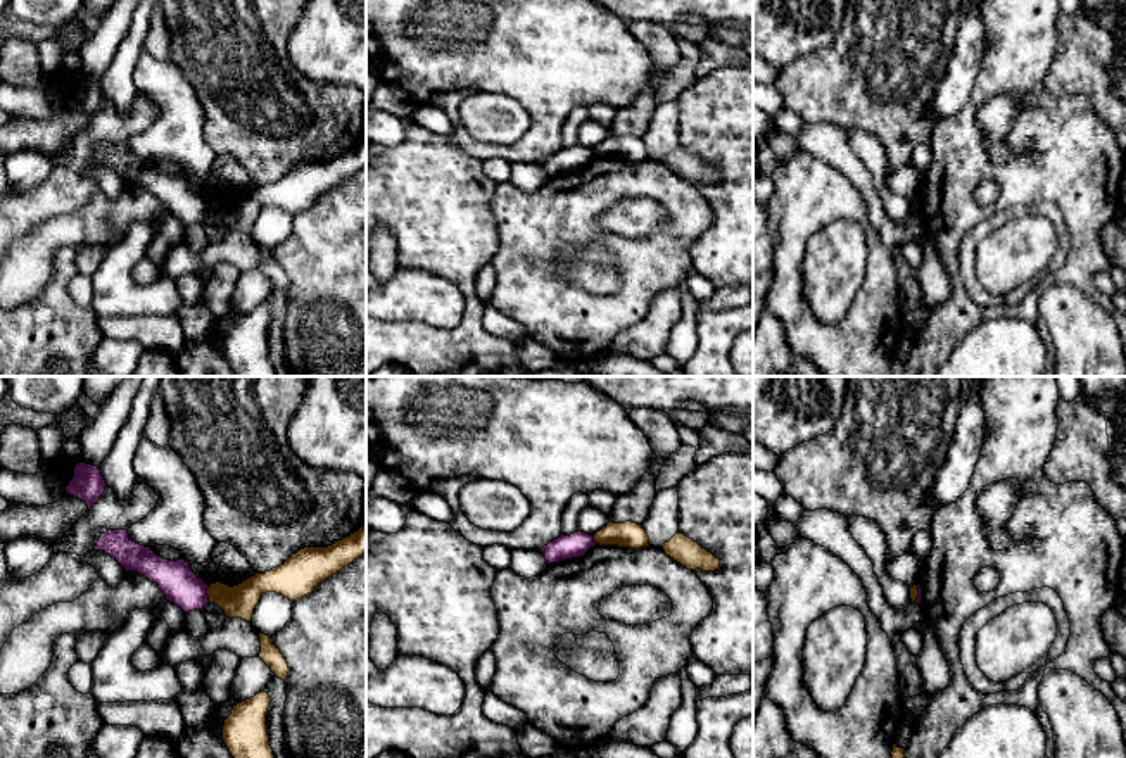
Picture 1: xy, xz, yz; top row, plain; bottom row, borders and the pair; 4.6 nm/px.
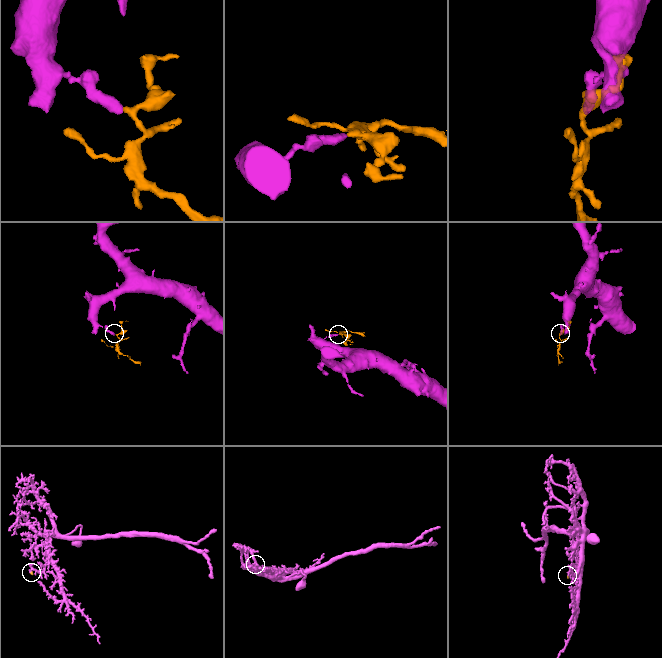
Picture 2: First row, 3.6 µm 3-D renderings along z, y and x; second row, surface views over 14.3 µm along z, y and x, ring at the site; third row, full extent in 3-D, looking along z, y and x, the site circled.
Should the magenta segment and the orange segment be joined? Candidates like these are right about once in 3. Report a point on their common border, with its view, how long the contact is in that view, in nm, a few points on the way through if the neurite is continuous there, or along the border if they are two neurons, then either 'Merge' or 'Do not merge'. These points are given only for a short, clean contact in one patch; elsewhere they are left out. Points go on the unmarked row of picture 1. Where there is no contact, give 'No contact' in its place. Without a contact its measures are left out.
Touches magenta at xy (206, 208). Shared border 80 nm. Boundary: xy (209, 199), (208, 214). Do not merge

